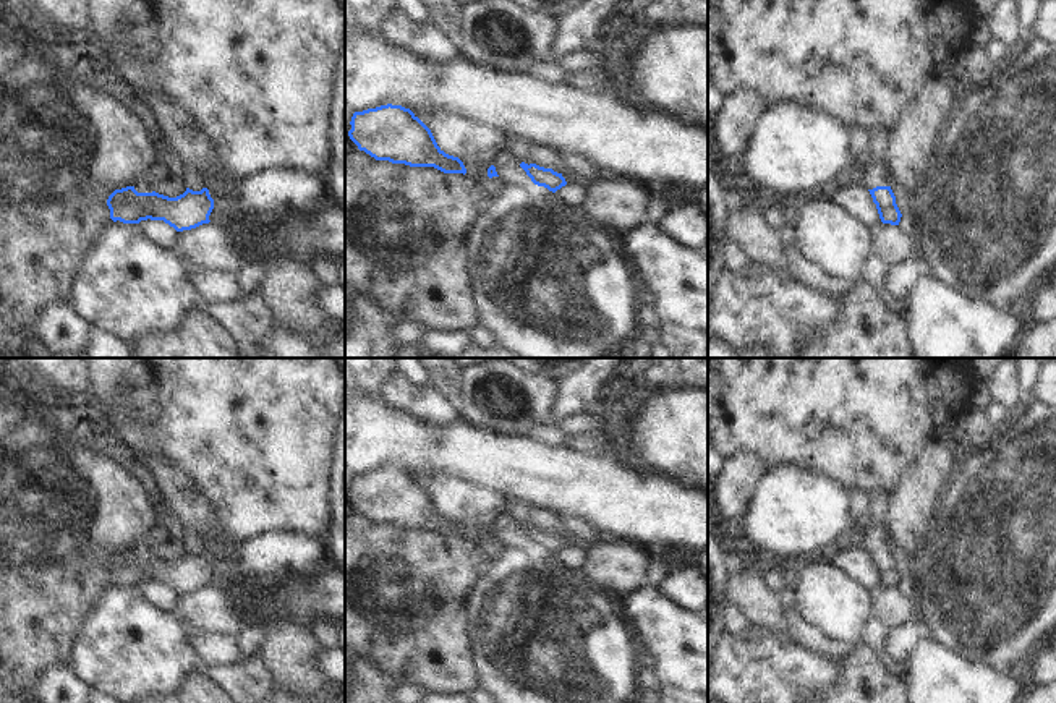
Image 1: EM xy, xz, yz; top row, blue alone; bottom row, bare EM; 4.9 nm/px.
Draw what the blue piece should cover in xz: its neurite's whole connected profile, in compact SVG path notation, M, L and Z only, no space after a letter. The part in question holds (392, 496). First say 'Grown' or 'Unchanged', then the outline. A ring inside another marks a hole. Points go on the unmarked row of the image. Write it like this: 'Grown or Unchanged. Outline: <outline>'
Unchanged. Outline: M387 467L355 475L350 488L350 502L376 523L466 536L463 525L445 517L431 492L410 471Z

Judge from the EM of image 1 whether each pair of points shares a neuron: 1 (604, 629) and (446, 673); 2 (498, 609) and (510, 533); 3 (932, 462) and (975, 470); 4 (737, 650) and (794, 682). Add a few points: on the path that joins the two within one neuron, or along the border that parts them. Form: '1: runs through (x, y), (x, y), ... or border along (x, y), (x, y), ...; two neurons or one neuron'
1: border along (468, 627), (473, 637), (473, 660), (481, 685); two neurons
2: border along (532, 545), (506, 548); two neurons
3: border along (961, 449), (958, 467), (938, 499); two neurons
4: runs through (752, 664), (760, 673), (779, 677); one neuron

